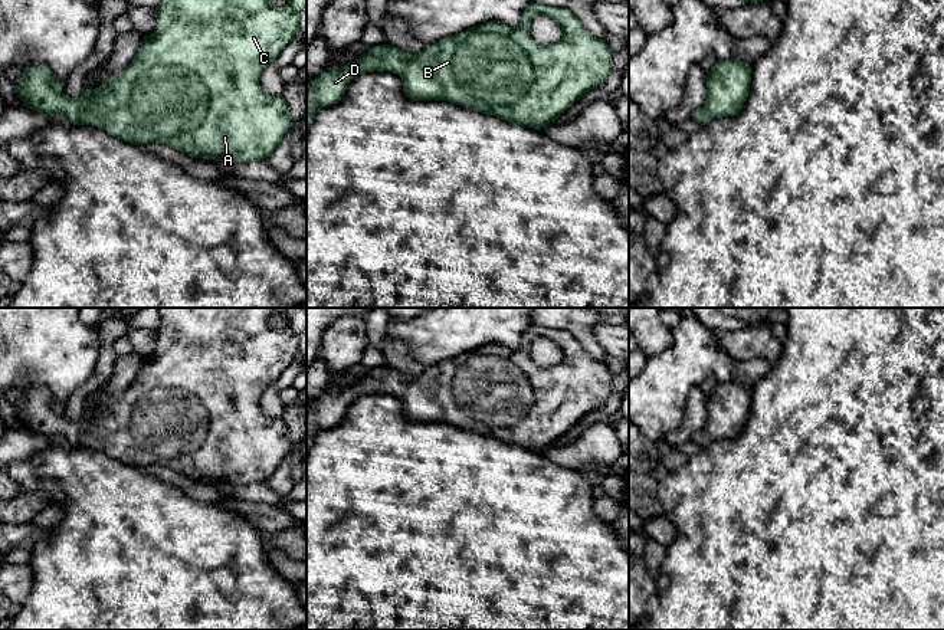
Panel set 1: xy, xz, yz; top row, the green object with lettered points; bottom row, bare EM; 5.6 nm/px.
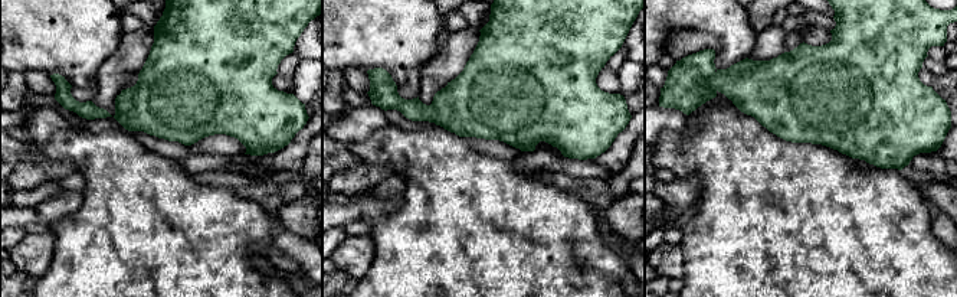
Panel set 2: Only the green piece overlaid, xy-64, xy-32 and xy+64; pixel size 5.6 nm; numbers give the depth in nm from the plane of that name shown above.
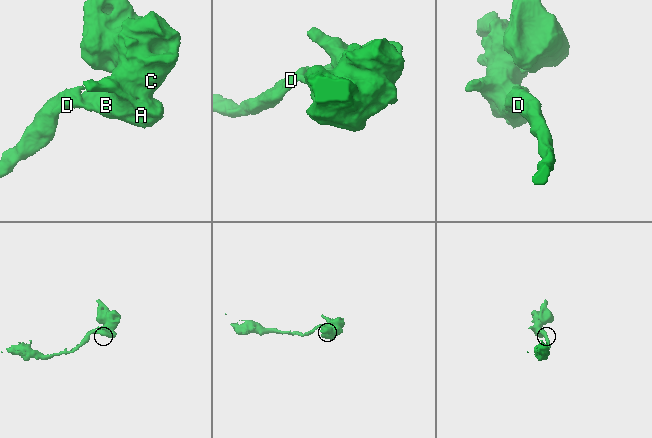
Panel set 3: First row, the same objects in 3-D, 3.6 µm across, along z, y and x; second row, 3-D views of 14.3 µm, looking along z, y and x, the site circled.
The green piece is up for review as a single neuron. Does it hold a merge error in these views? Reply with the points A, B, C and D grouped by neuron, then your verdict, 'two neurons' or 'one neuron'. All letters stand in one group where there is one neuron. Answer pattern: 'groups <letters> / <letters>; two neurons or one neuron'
groups A B C D; one neuron

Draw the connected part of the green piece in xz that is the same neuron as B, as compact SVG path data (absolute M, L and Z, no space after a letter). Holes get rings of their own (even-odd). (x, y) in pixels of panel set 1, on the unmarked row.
M532 324L524 332L521 347L517 350L496 342L484 344L479 348L468 350L465 354L426 367L417 378L412 378L387 365L378 367L370 370L355 384L337 393L321 396L307 407L307 457L314 446L315 436L322 430L338 426L354 400L368 394L384 393L397 396L401 400L404 416L410 421L448 423L511 446L541 452L547 446L554 444L586 414L603 407L612 396L612 373L606 361L596 361L568 331L550 329ZM541 337L551 339L563 352L563 360L555 367L543 368L530 358L531 342Z

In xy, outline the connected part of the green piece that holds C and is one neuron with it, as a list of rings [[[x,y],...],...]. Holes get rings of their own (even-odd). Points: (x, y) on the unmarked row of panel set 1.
[[[157,308],[160,315],[160,324],[155,329],[157,350],[155,352],[144,358],[144,364],[140,368],[137,377],[127,387],[127,390],[114,400],[104,404],[99,410],[85,411],[79,420],[68,420],[62,416],[62,410],[66,404],[58,407],[47,388],[26,388],[23,401],[16,410],[17,419],[23,424],[23,429],[47,437],[49,440],[55,434],[60,434],[72,447],[96,447],[109,457],[131,466],[165,466],[177,473],[181,473],[191,480],[207,480],[226,485],[249,485],[255,482],[268,480],[276,467],[282,463],[285,456],[292,449],[289,439],[289,430],[283,419],[268,417],[259,407],[259,400],[263,391],[273,384],[273,381],[283,373],[283,370],[294,361],[298,354],[299,335],[307,329],[307,308]],[[275,315],[281,315],[288,321],[288,327],[283,329],[273,328],[271,319]]]

